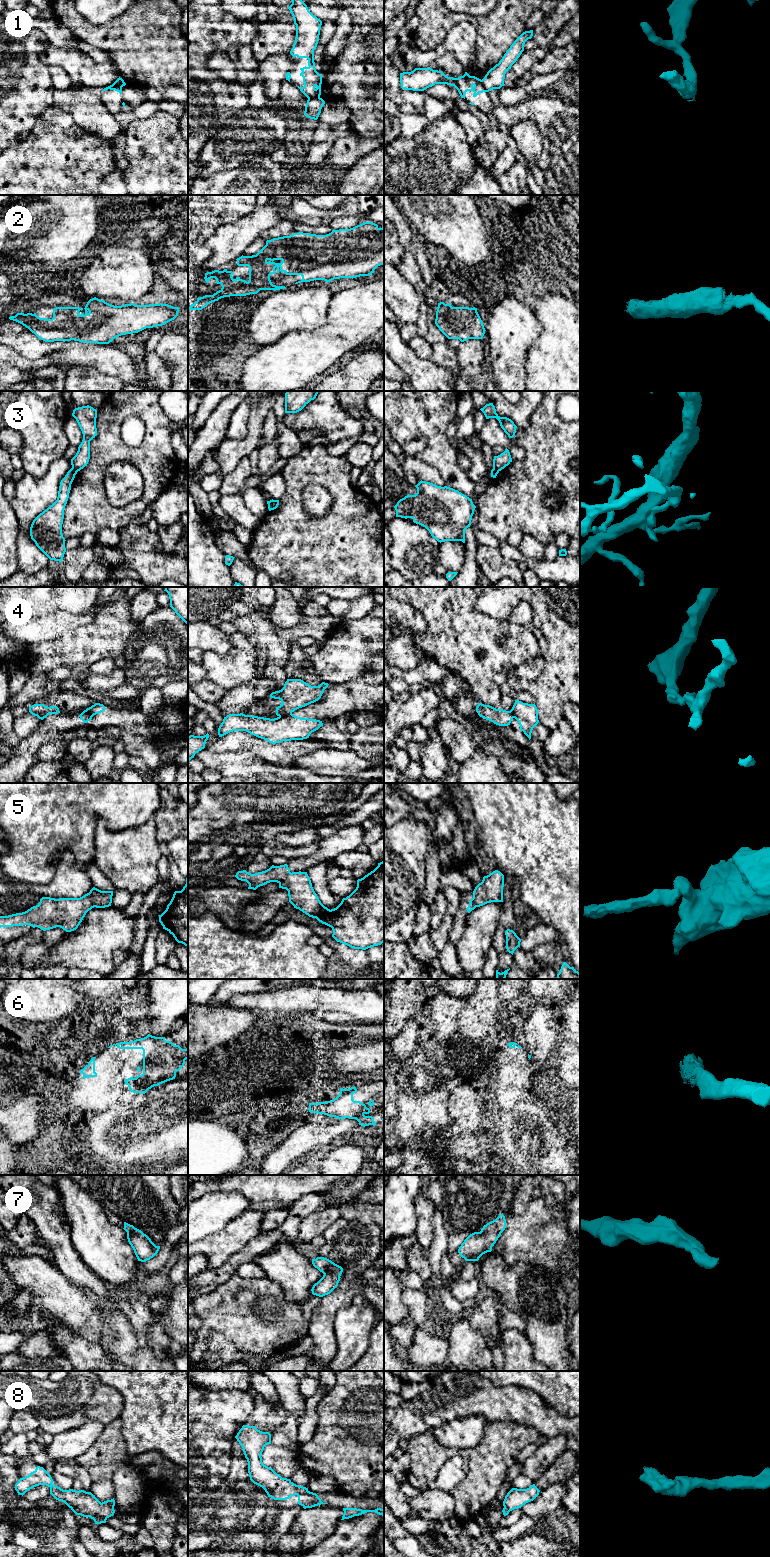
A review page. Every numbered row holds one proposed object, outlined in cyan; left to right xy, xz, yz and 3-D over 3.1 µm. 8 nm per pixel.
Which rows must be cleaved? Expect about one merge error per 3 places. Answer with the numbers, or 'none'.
1, 3, 4, 5

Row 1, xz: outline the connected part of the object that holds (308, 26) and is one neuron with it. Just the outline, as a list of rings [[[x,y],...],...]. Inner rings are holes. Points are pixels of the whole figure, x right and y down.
[[[302,0],[291,1],[288,9],[296,25],[296,37],[290,54],[300,59],[308,59],[308,66],[300,68],[304,86],[297,87],[308,99],[317,98],[321,95],[322,75],[315,69],[314,50],[319,41],[322,21],[309,11]]]

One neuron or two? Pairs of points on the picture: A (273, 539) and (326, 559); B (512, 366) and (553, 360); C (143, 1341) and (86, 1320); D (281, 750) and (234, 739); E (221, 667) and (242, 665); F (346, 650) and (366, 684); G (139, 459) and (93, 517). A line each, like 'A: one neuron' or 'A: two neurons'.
A: one neuron
B: two neurons
C: two neurons
D: one neuron
E: one neuron
F: two neurons
G: one neuron

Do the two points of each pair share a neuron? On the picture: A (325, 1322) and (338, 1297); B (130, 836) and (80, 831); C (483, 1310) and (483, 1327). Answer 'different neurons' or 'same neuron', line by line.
A: same neuron
B: different neurons
C: same neuron

